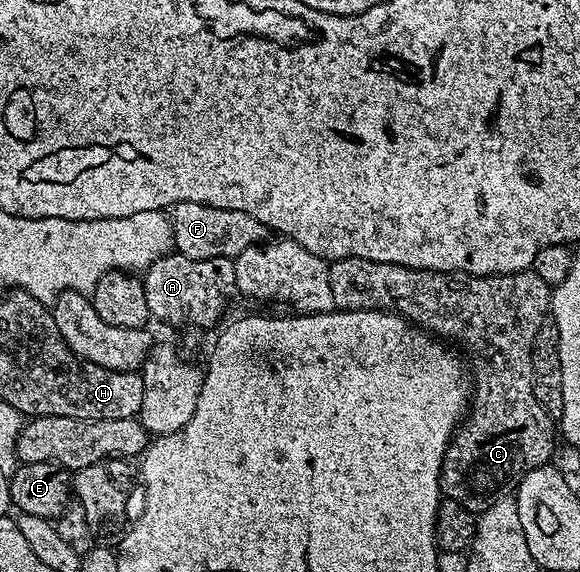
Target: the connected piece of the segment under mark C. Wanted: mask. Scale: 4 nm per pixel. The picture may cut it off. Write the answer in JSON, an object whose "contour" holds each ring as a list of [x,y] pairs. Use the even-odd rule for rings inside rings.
{"contour":[[[358,257],[332,262],[329,273],[331,299],[337,309],[380,309],[383,313],[395,313],[405,318],[408,324],[432,333],[434,338],[449,343],[457,341],[456,348],[463,354],[471,374],[471,400],[461,424],[449,440],[443,459],[441,491],[448,500],[480,515],[496,501],[512,498],[529,471],[554,460],[555,421],[535,395],[531,363],[535,335],[539,327],[546,324],[551,313],[551,285],[542,274],[528,268],[518,273],[500,273],[494,277],[471,277],[460,273],[412,269]]]}

